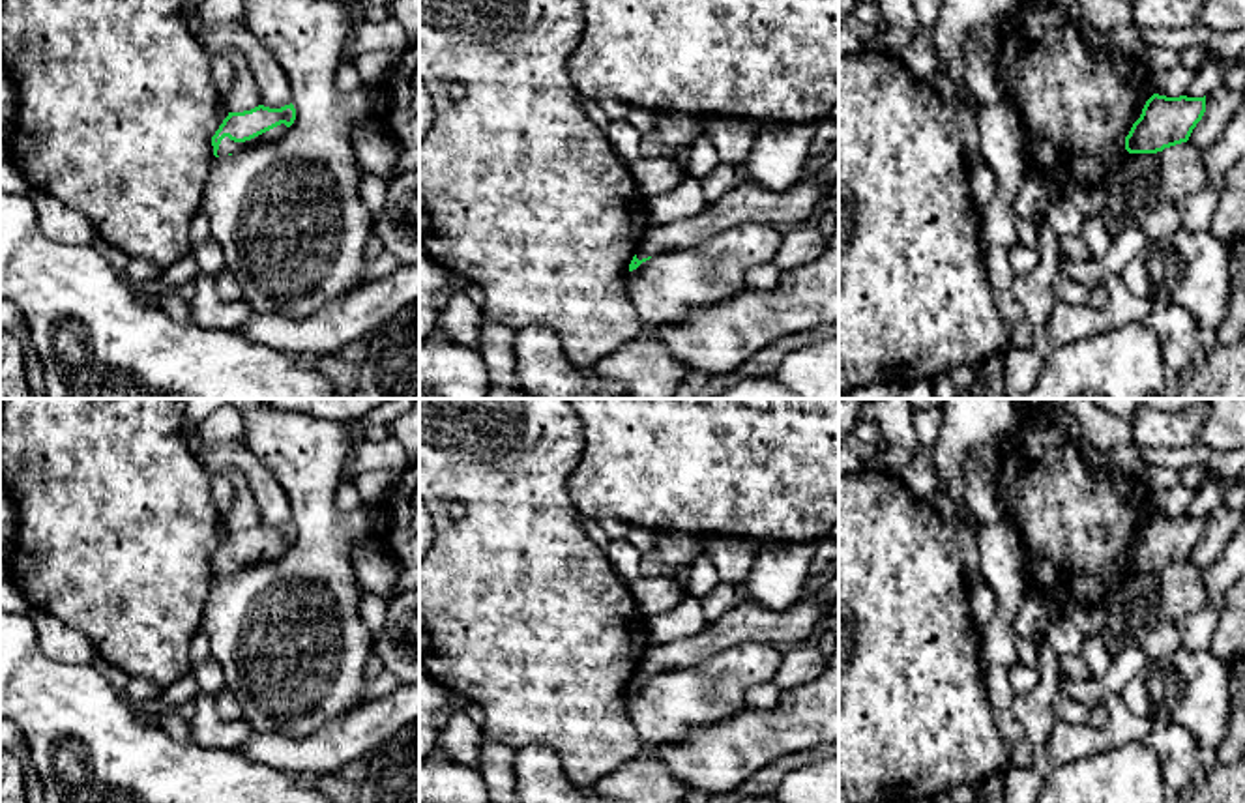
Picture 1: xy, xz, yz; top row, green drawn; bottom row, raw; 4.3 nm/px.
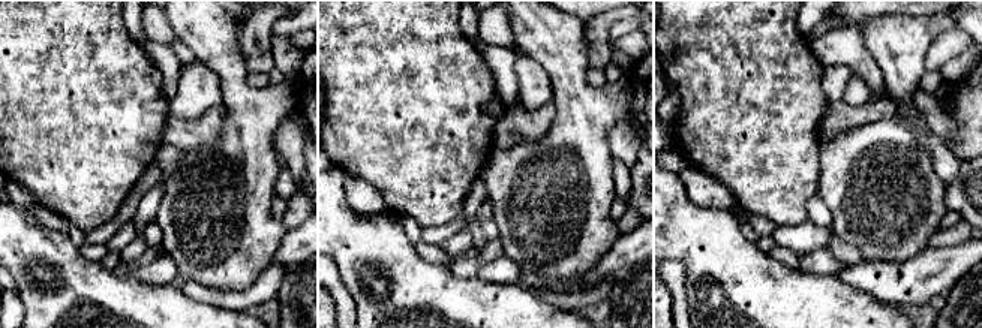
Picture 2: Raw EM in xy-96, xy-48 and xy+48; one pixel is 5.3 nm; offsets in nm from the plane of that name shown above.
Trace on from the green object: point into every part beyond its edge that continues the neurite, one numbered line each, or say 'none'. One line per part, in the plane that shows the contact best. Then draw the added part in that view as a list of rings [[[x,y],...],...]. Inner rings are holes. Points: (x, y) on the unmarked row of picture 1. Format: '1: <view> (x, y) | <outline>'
1: xy (227, 566) | [[[281,543],[251,560],[245,560],[245,562],[234,562],[230,560],[228,556],[225,556],[219,563],[219,569],[217,569],[217,575],[223,577],[223,575],[228,575],[228,573],[236,573],[247,565],[255,565],[255,563],[266,563],[266,562],[271,562],[271,560],[277,560],[279,556],[283,556],[286,552],[286,545]]]

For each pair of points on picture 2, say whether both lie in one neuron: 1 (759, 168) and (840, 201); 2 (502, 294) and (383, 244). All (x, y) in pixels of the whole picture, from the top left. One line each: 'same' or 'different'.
1: different
2: same

